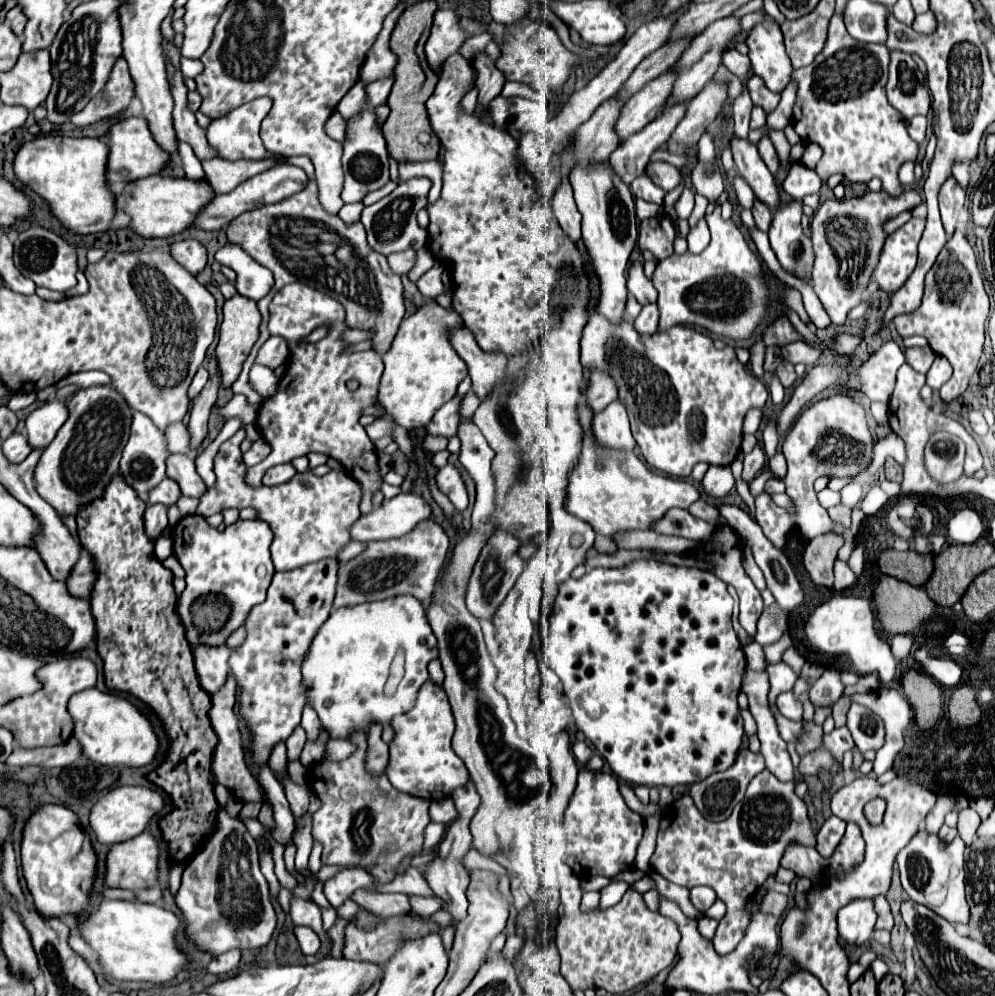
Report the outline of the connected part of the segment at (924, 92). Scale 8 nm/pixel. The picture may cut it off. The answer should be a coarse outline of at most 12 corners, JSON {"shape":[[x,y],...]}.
{"shape":[[891,51],[889,103],[907,119],[931,109],[911,53]]}

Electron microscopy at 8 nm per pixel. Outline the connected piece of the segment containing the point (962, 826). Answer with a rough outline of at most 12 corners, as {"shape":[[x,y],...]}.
{"shape":[[971,807],[959,813],[959,835],[969,845],[979,825]]}

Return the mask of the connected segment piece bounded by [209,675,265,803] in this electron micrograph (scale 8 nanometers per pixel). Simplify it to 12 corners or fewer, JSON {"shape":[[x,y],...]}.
{"shape":[[231,675],[211,697],[213,775],[241,803],[265,803],[249,773]]}

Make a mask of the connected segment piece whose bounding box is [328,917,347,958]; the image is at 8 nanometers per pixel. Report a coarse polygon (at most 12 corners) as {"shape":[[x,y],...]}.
{"shape":[[337,917],[328,931],[333,939],[335,958],[343,956],[344,930],[347,921]]}

